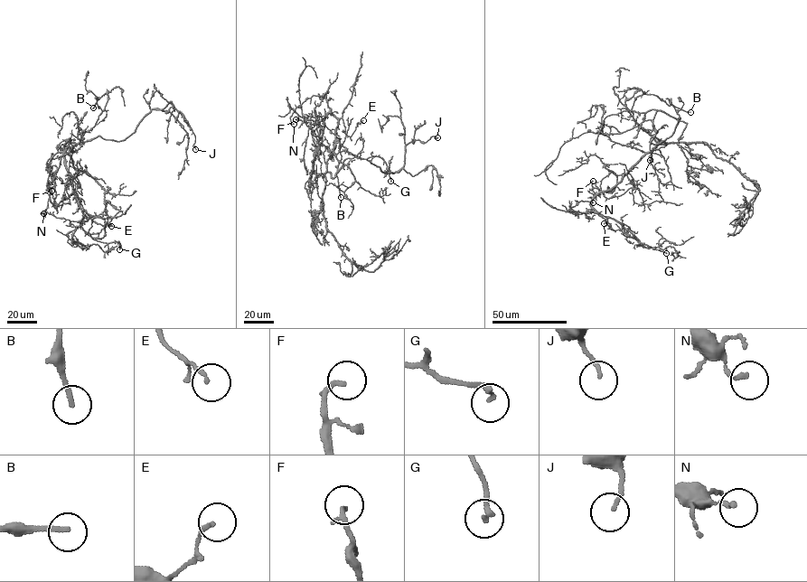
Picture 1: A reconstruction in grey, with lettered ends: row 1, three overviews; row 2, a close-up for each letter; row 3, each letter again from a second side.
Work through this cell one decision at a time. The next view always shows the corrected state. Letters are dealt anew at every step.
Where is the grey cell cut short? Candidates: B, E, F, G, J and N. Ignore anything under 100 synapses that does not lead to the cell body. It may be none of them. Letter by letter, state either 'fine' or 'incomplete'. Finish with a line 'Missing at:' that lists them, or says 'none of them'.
B: fine
E: fine
F: fine
G: fine
J: fine
N: fine
Missing at: none of them

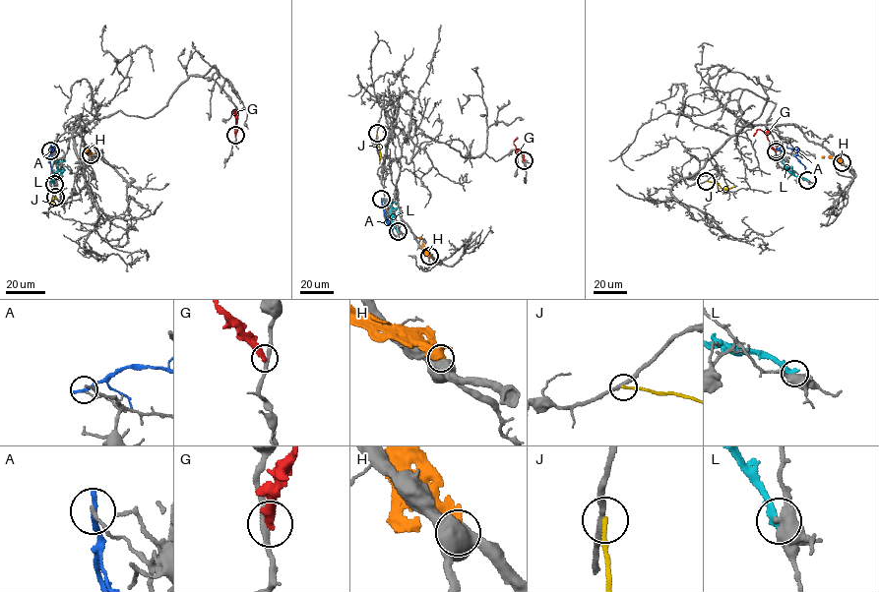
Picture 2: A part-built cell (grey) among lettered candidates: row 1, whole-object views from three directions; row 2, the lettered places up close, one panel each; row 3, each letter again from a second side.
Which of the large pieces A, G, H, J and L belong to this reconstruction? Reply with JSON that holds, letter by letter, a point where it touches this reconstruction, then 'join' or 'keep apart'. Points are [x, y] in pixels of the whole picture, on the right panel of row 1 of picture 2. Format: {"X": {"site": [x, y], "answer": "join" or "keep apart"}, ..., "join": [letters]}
{"A": {"site": [776, 149], "answer": "keep apart"}, "G": {"site": [776, 151], "answer": "keep apart"}, "H": {"site": [842, 162], "answer": "keep apart"}, "J": {"site": [706, 181], "answer": "keep apart"}, "L": {"site": [807, 180], "answer": "keep apart"}, "join": []}

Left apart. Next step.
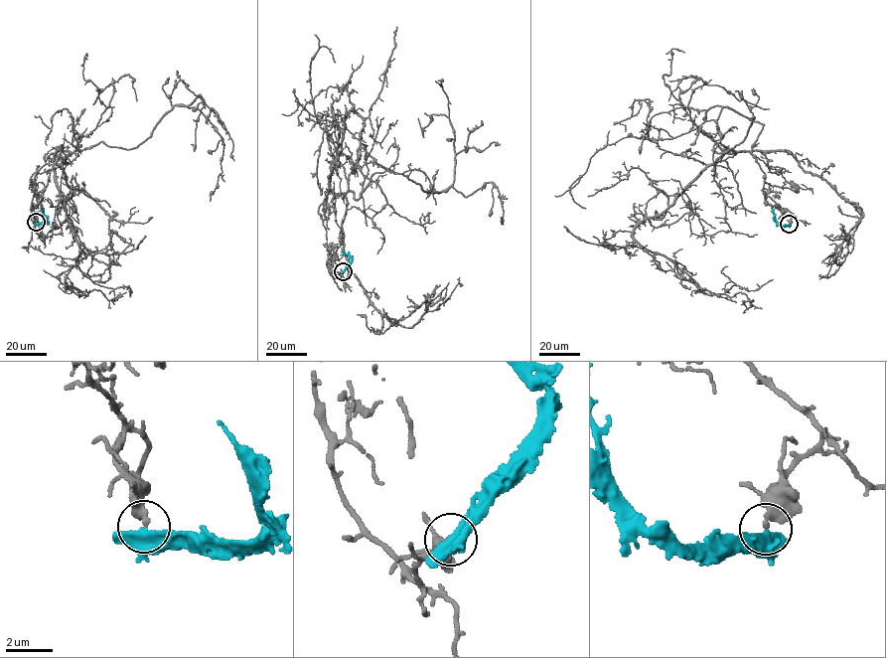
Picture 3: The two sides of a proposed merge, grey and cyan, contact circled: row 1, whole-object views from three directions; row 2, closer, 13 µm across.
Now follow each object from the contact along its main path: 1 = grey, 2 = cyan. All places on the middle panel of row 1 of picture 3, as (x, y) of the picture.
1: (343, 270), (332, 246), (326, 264), (349, 111), (364, 120), (362, 173), (425, 220)
2: (343, 270), (351, 257), (343, 251)

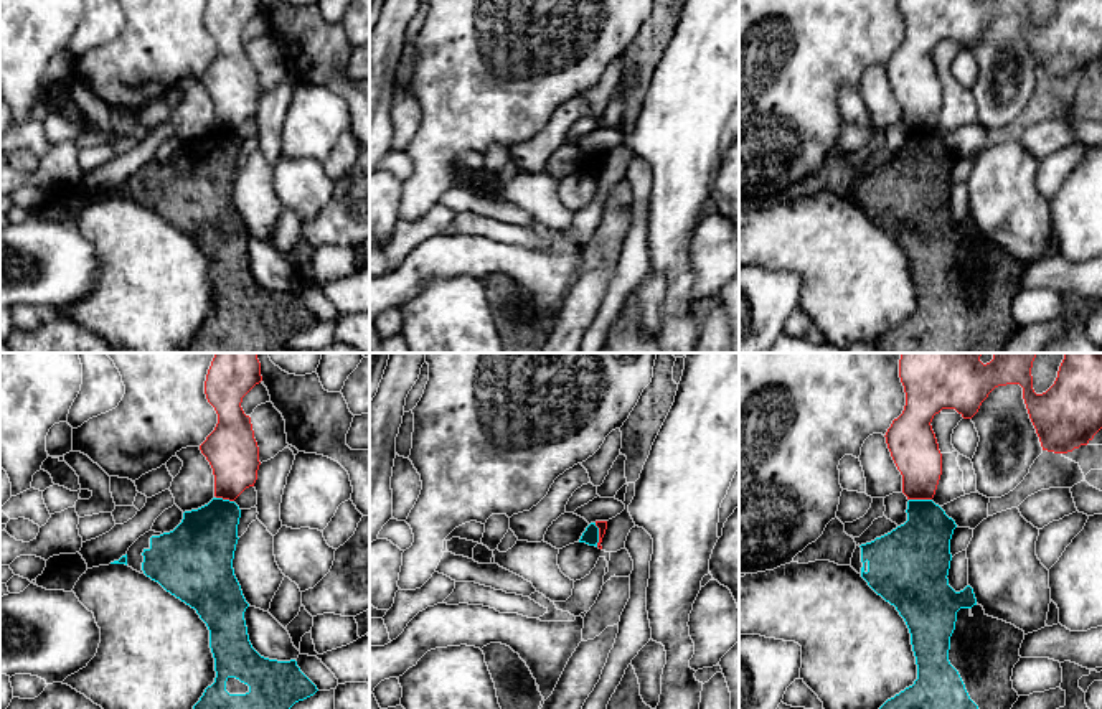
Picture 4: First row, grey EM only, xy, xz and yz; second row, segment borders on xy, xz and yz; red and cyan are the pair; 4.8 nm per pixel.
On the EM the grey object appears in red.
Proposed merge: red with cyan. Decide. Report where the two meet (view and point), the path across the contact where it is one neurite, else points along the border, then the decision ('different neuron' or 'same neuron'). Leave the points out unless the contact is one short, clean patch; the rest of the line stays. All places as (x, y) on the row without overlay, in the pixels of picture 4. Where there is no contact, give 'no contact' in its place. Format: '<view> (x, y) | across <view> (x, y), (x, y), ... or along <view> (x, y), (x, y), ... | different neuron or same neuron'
xz (599, 165) | along xz (594, 154), (598, 159), (598, 177) | different neuron

